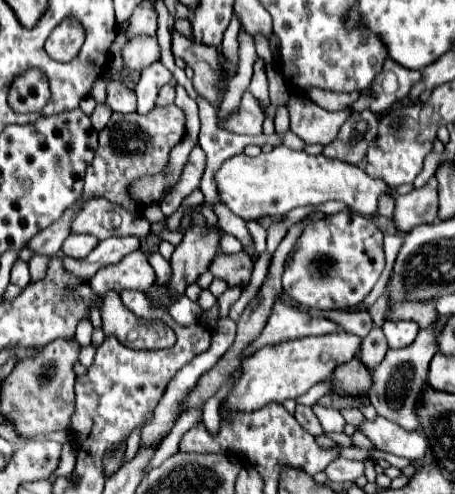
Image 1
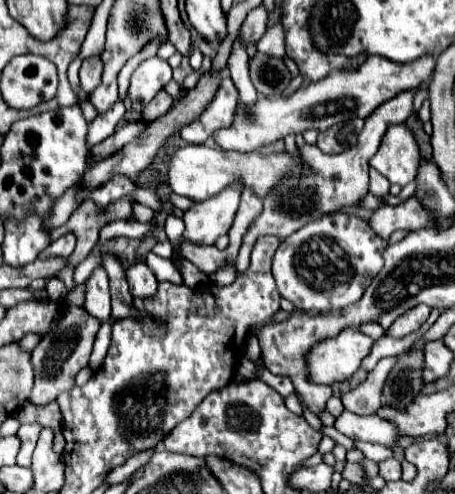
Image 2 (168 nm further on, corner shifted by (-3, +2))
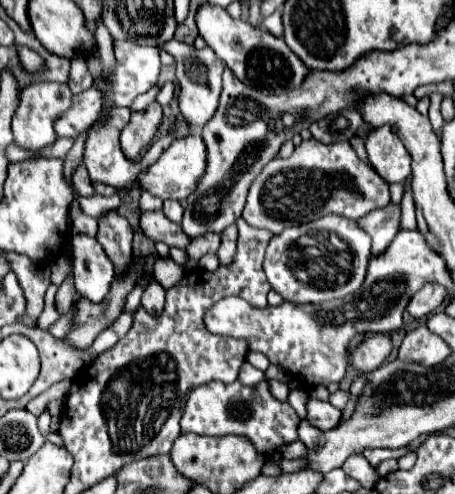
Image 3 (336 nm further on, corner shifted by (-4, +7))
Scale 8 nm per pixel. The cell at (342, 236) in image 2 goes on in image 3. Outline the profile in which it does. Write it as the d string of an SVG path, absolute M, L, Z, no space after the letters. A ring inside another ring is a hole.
M330 214L296 228L286 228L284 232L272 236L266 248L264 272L270 286L284 300L296 304L318 304L344 298L358 290L364 282L368 262L370 236L358 228L354 220Z

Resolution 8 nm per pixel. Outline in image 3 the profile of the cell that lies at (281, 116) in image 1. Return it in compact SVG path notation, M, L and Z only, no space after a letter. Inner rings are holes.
M162 210L144 212L140 216L140 230L146 238L152 238L154 242L166 242L168 246L186 248L190 244L190 238L182 232L180 224L170 222Z

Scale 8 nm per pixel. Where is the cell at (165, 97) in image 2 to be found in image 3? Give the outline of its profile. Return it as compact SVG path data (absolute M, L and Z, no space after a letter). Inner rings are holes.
M152 102L146 110L132 112L130 122L122 128L120 134L120 146L124 148L124 156L128 156L128 160L138 158L140 152L158 134L160 124L162 124L162 106L156 102Z

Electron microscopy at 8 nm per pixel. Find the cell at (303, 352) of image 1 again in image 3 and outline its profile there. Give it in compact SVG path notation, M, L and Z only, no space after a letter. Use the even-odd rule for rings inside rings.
M372 334L360 342L348 356L350 364L360 372L372 372L384 364L392 352L392 340L388 334Z

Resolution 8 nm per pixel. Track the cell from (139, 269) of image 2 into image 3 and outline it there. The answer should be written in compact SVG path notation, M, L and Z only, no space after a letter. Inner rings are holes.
M152 280L142 294L142 308L152 316L160 316L160 312L164 310L164 294L164 288L156 280Z

